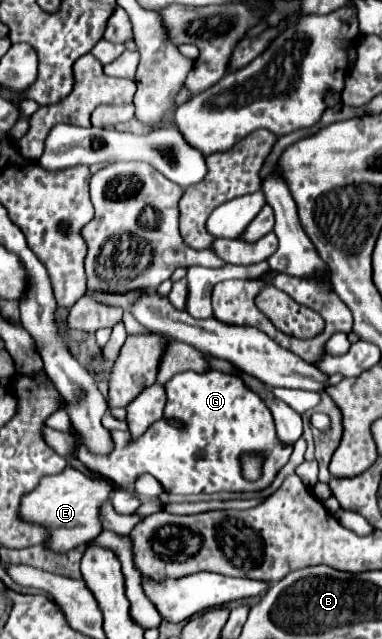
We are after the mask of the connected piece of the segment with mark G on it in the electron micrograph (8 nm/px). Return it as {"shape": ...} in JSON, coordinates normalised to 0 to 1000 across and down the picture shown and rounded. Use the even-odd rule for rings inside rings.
{"shape":[[[571,579],[534,585],[476,582],[450,588],[429,607],[429,651],[476,657],[482,673],[461,673],[440,667],[440,660],[414,657],[359,687],[346,687],[338,674],[291,674],[298,707],[283,714],[236,710],[204,689],[209,720],[319,764],[346,764],[366,742],[398,742],[440,773],[670,770],[717,754],[728,736],[754,723],[764,701],[728,695],[702,635],[675,617],[644,607],[628,588]],[[662,706],[683,706],[691,714],[681,754],[644,754],[628,742],[623,714]]]}

